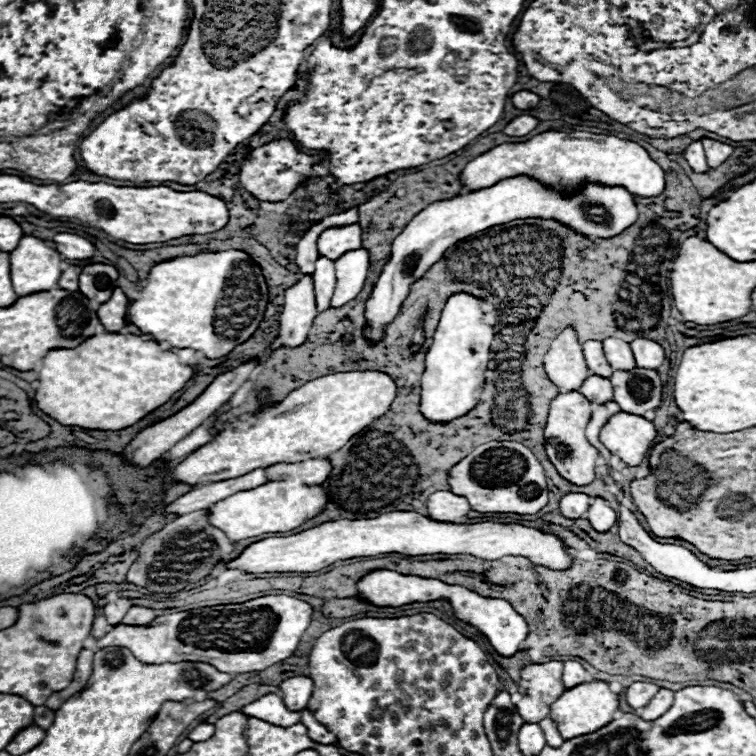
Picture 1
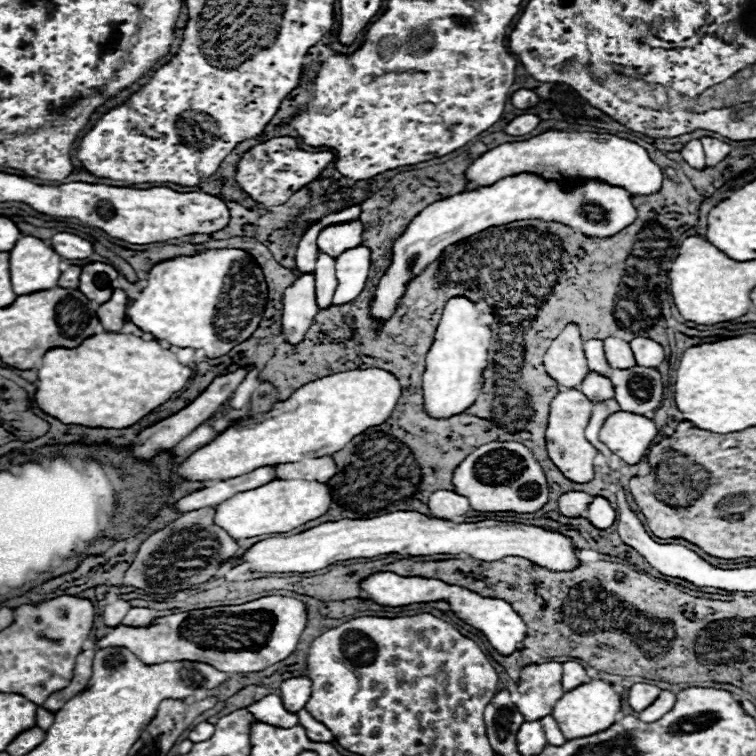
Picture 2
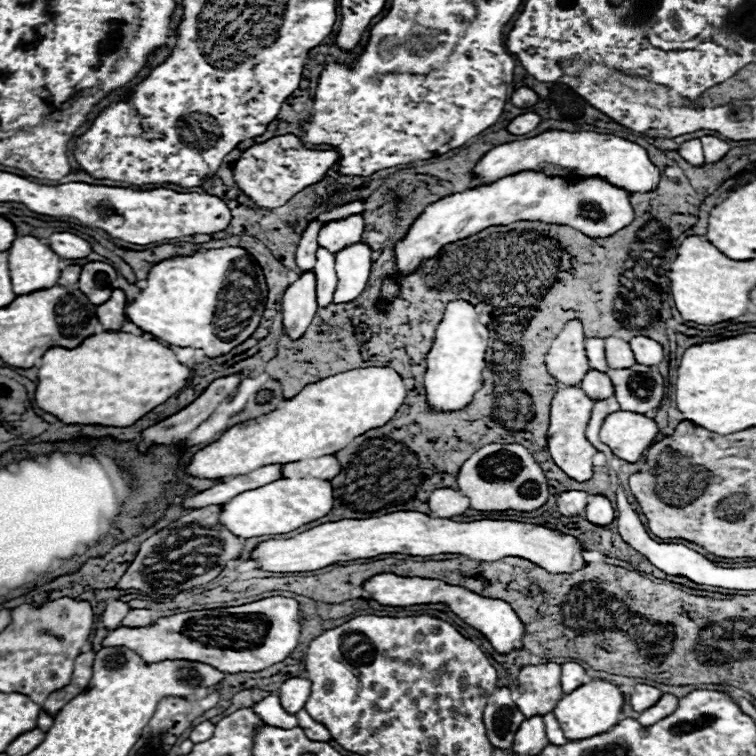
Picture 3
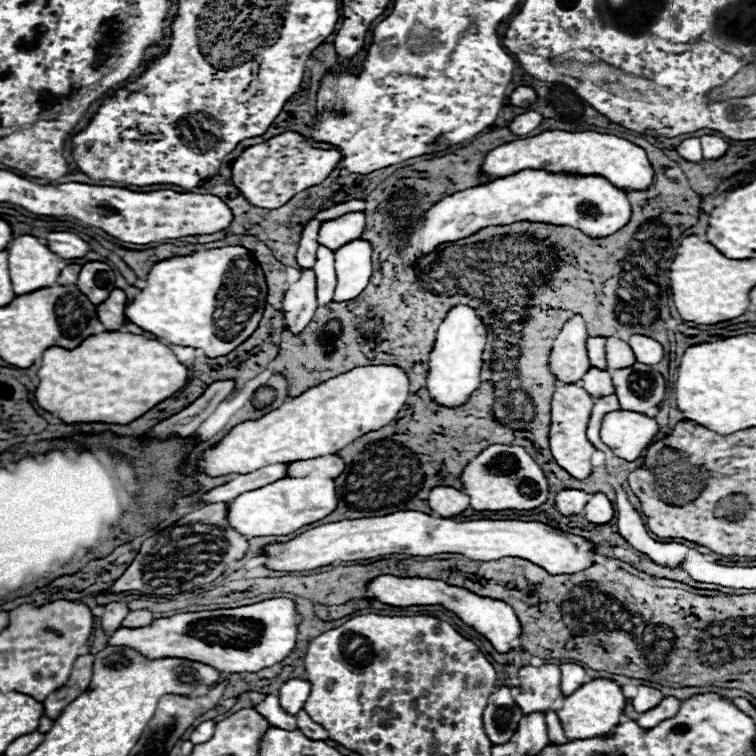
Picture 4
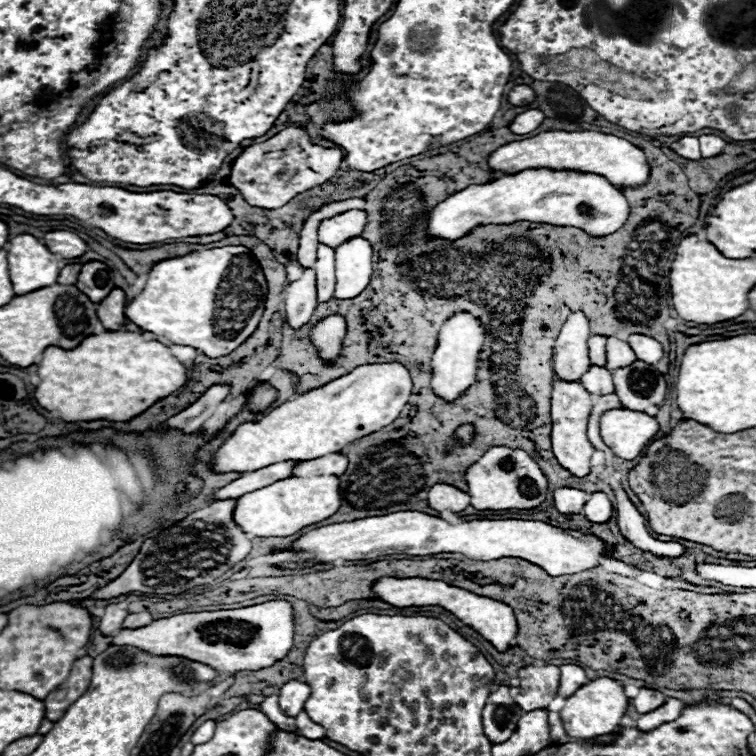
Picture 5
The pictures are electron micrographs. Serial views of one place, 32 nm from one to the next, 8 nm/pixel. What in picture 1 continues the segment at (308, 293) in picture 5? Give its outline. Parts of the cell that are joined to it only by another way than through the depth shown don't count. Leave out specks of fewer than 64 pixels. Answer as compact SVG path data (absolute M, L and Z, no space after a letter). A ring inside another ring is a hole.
M304 276L286 290L280 330L276 336L278 344L286 348L298 348L304 344L316 314L318 310L314 300L314 282L310 276Z

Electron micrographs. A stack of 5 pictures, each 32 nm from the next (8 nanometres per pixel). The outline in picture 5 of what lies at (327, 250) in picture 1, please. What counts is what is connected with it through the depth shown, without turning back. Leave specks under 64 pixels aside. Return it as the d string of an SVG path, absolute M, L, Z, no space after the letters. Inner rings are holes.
M348 210L340 216L328 218L320 222L320 242L328 244L330 248L338 248L344 244L344 240L352 240L352 236L360 236L366 224L366 212L364 210Z

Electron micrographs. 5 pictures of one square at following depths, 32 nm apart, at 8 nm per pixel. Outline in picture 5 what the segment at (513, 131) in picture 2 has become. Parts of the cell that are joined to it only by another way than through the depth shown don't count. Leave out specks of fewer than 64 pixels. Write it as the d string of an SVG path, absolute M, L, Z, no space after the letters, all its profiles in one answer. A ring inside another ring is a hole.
M526 110L522 114L518 114L512 124L508 126L514 134L528 134L532 130L536 130L544 120L544 114L540 110Z

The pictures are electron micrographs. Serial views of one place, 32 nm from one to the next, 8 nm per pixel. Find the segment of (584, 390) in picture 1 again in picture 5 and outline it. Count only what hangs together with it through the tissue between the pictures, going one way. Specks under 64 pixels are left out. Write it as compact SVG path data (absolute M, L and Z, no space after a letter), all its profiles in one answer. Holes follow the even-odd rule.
M590 366L588 372L580 378L580 384L594 396L606 396L608 392L614 392L612 374L600 366Z

